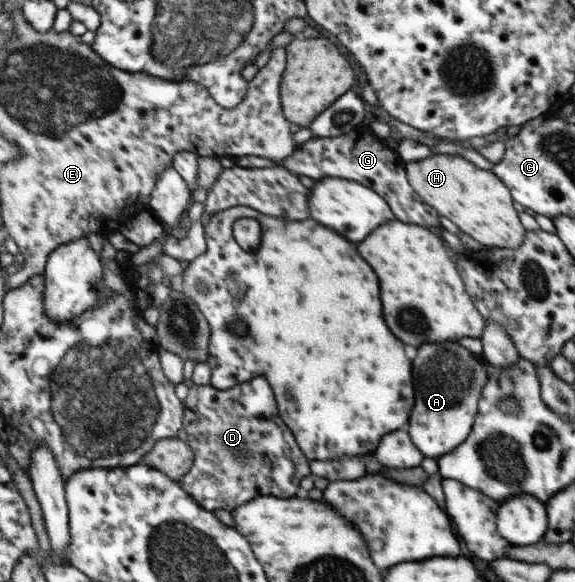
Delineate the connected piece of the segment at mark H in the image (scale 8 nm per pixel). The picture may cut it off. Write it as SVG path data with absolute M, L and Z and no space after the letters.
M434 154L424 160L406 164L408 182L412 188L436 208L442 216L450 218L464 234L486 247L517 249L524 241L526 230L518 220L518 212L512 204L510 190L488 170L482 170L462 156Z

